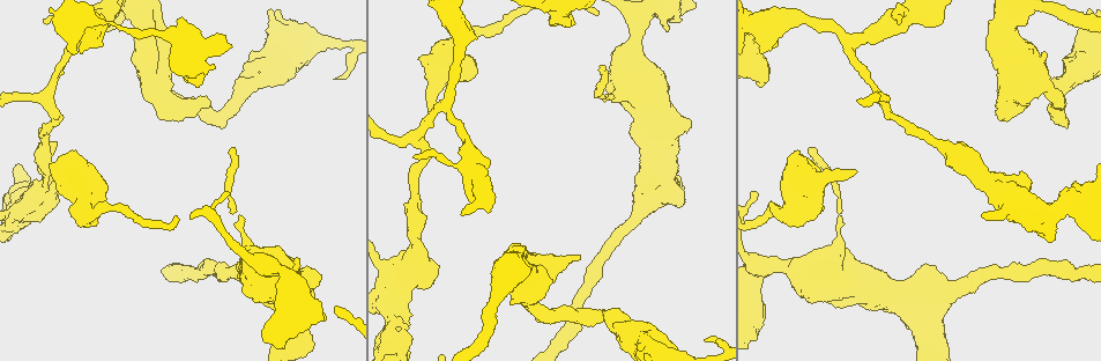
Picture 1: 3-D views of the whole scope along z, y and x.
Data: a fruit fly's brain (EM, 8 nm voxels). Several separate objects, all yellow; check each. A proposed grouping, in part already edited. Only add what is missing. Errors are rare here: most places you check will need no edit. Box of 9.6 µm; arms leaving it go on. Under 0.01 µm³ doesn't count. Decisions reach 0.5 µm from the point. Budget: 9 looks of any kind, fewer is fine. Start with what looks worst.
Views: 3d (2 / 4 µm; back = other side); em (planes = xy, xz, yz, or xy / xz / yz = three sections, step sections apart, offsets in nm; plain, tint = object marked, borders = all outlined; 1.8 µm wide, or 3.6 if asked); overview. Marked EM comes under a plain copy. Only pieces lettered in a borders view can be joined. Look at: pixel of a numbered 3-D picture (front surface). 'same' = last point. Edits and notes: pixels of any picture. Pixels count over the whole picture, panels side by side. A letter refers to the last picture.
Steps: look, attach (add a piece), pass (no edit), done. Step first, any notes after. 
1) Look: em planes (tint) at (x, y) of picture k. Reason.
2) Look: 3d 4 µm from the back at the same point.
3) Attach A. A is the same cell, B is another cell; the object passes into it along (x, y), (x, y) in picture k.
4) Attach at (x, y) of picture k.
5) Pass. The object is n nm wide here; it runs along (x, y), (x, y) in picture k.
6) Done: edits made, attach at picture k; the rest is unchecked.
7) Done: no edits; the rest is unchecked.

Look: em xy step 4 (borders) at (337, 79) of picture 1. Long arm stops here.

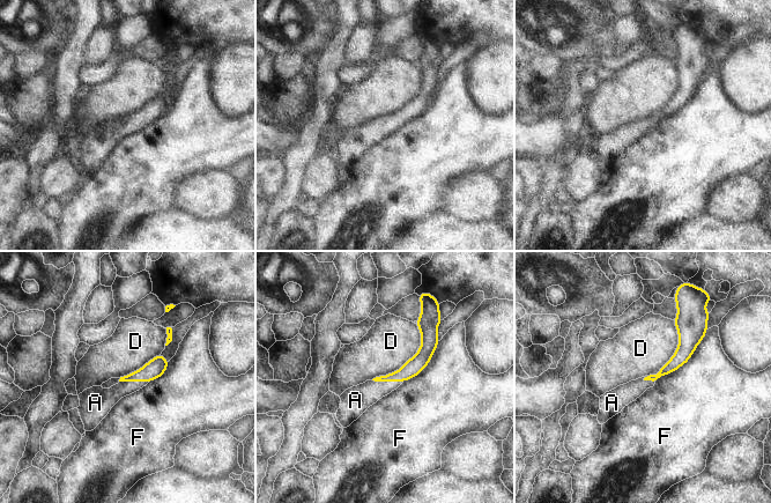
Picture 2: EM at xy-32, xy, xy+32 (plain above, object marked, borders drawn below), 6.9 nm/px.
Attach A. A is the same cell, D and F are other cells; the object passes into it along (413, 367), (387, 381), (357, 399) in picture 2; it goes on there.

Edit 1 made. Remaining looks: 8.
Look: overview.

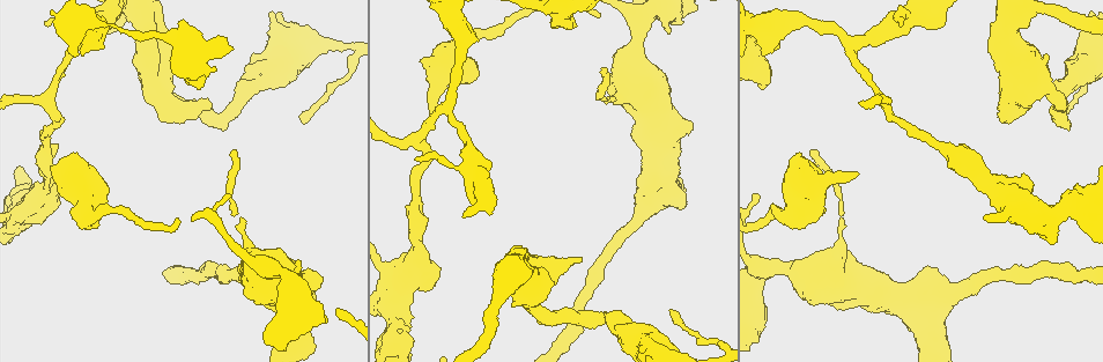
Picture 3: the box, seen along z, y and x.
Look: em planes (borders) at (857, 171) of picture 3. Branch stops here.

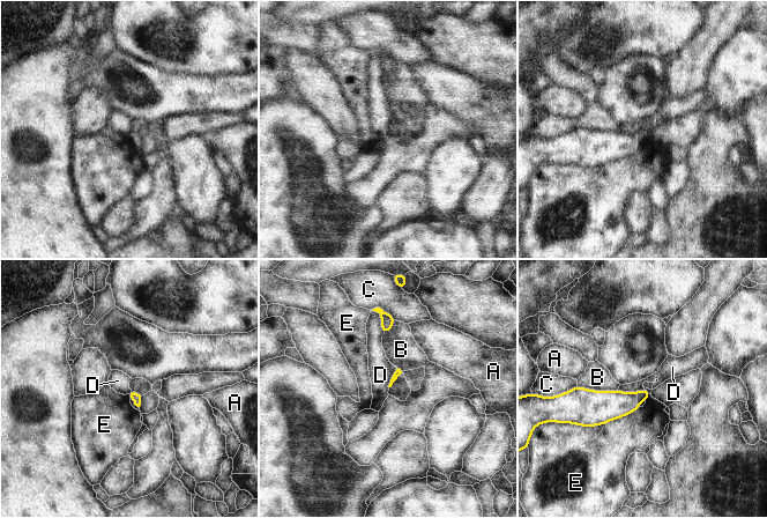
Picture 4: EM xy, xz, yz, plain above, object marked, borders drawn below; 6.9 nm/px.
Pass. The longest contact is with E, 340 nm; A, B, C, D and E are other cells; a border runs along (618, 390), (650, 392) in picture 4; none of them fits.

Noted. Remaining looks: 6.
Look: em planes (borders) at (843, 213) of picture 3. End of a long branch.

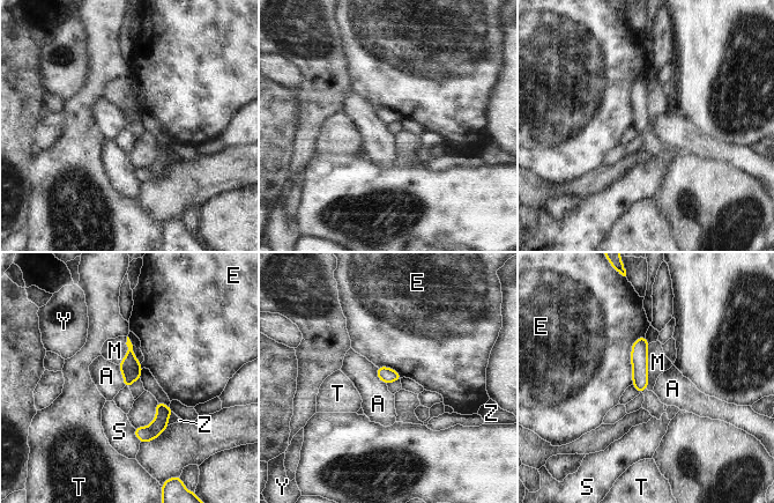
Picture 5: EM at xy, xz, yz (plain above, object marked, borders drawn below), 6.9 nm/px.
Pass. The object is 110 nm wide here; A, E, M, S, T, Y and Z are other cells; no lettered piece goes on from it.

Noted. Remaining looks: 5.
Look: 3d 4 µm at (581, 261) of picture 3.

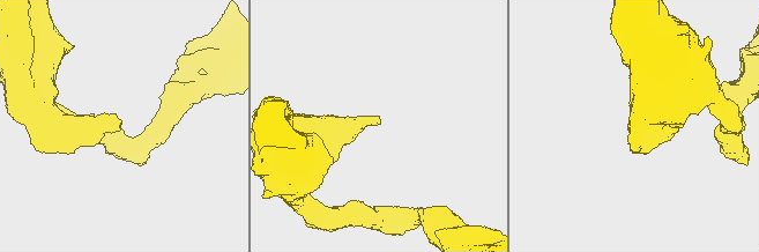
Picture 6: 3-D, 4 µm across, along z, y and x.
Look: em planes (borders) at (118, 121) of picture 6.

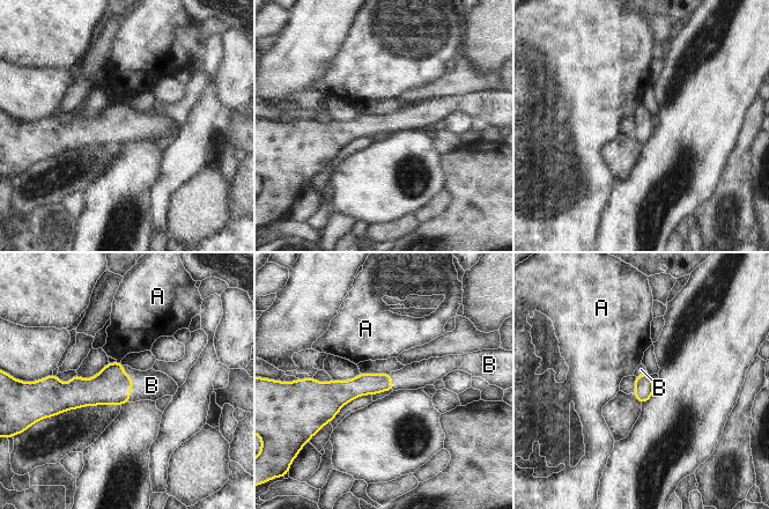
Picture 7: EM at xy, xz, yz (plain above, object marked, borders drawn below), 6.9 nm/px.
Attach B. The longest contact is with B, 260 nm; B is the same cell, A is another cell; it goes on there.

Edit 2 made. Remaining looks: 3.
Done: edits made, attach at picture 2, attach at picture 7; the rest is unchecked.

